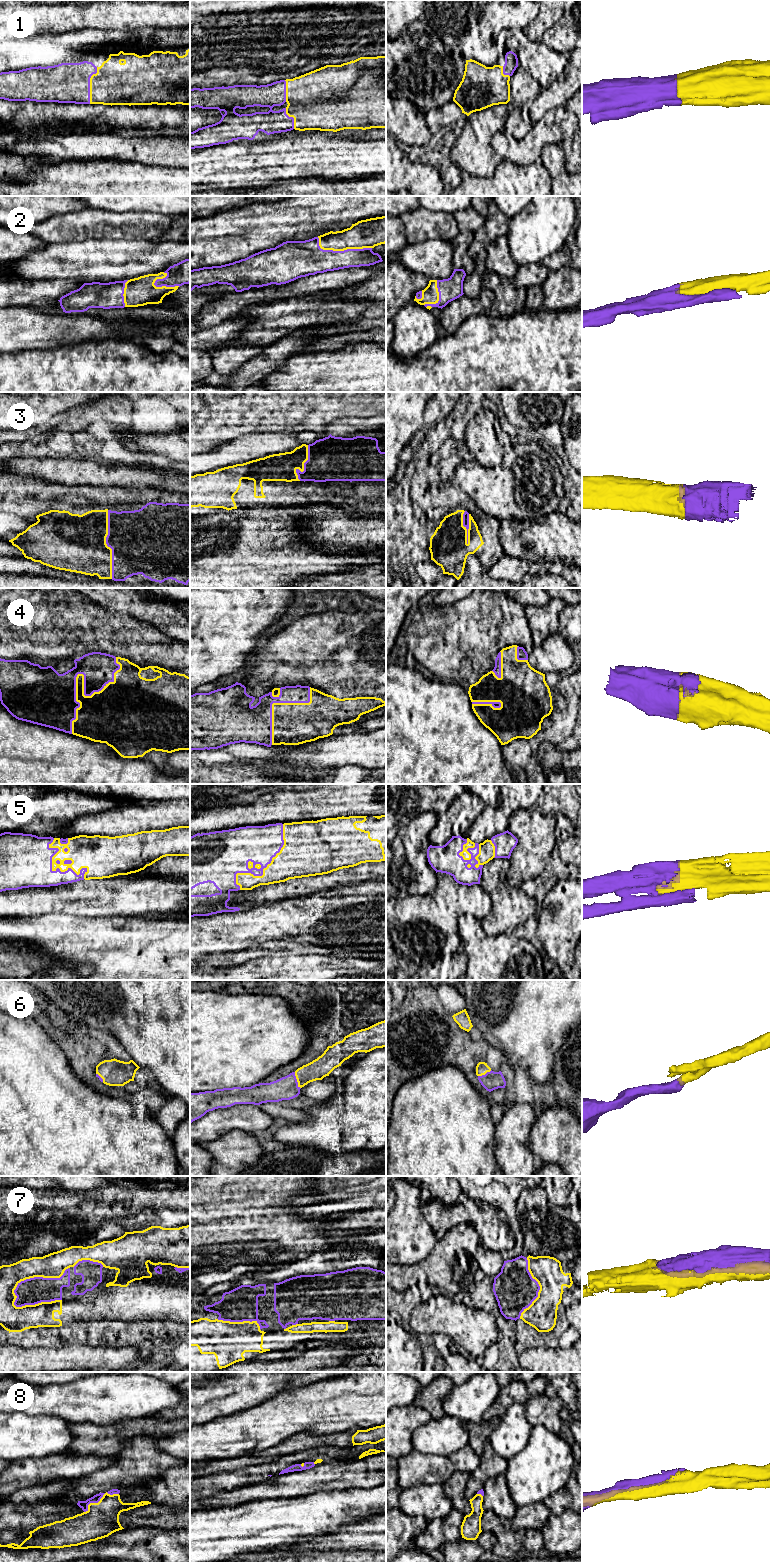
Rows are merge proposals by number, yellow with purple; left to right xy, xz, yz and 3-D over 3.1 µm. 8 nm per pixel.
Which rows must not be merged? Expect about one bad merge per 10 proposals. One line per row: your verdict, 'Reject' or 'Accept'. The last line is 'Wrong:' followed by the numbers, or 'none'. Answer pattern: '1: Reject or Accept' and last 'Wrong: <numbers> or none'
1: Accept
2: Accept
3: Accept
4: Accept
5: Accept
6: Accept
7: Accept
8: Accept
Wrong: none

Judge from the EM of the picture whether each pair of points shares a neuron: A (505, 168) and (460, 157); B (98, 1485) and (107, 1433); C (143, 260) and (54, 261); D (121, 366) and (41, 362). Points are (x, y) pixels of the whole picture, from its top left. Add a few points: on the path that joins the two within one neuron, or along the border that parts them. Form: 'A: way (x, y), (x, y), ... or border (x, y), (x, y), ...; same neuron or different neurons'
A: border (497, 164), (490, 176), (474, 175); different neurons
B: border (129, 1439), (112, 1455); different neurons
C: way (121, 260), (76, 261); same neuron
D: way (101, 366), (61, 366); same neuron

